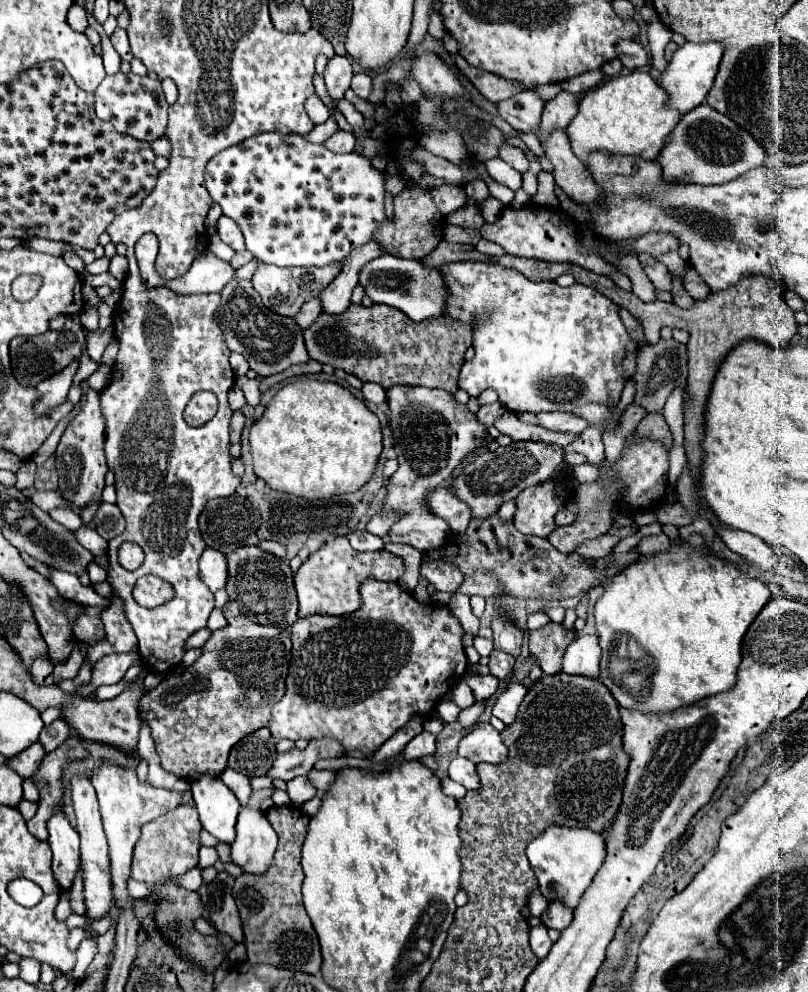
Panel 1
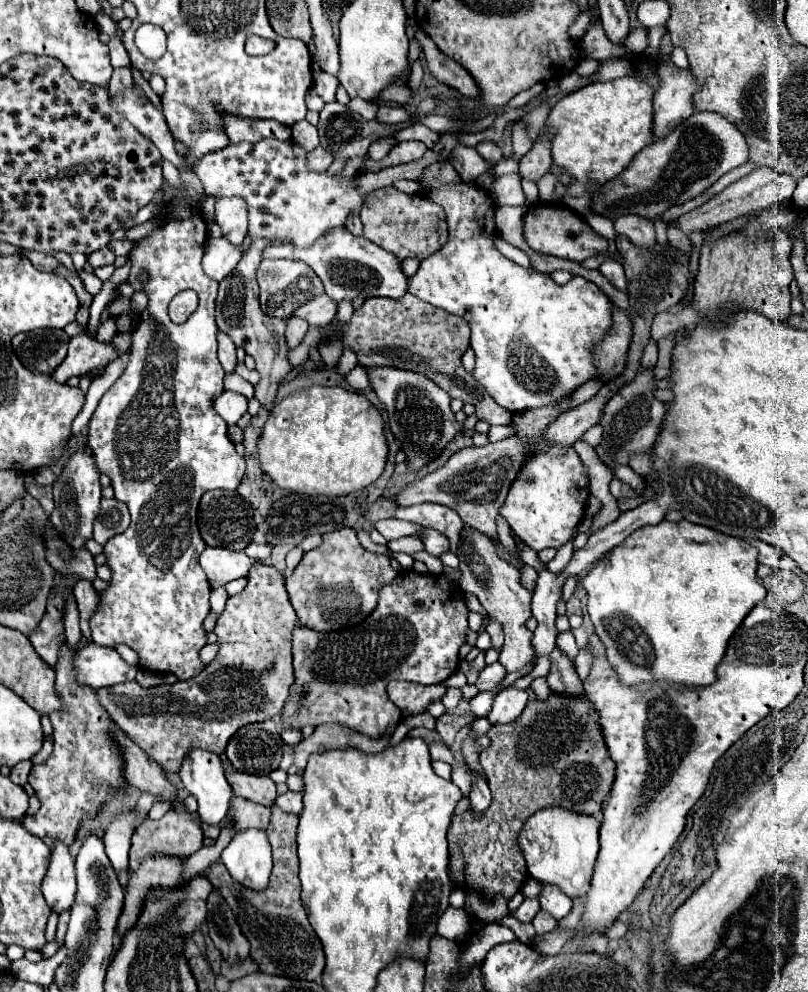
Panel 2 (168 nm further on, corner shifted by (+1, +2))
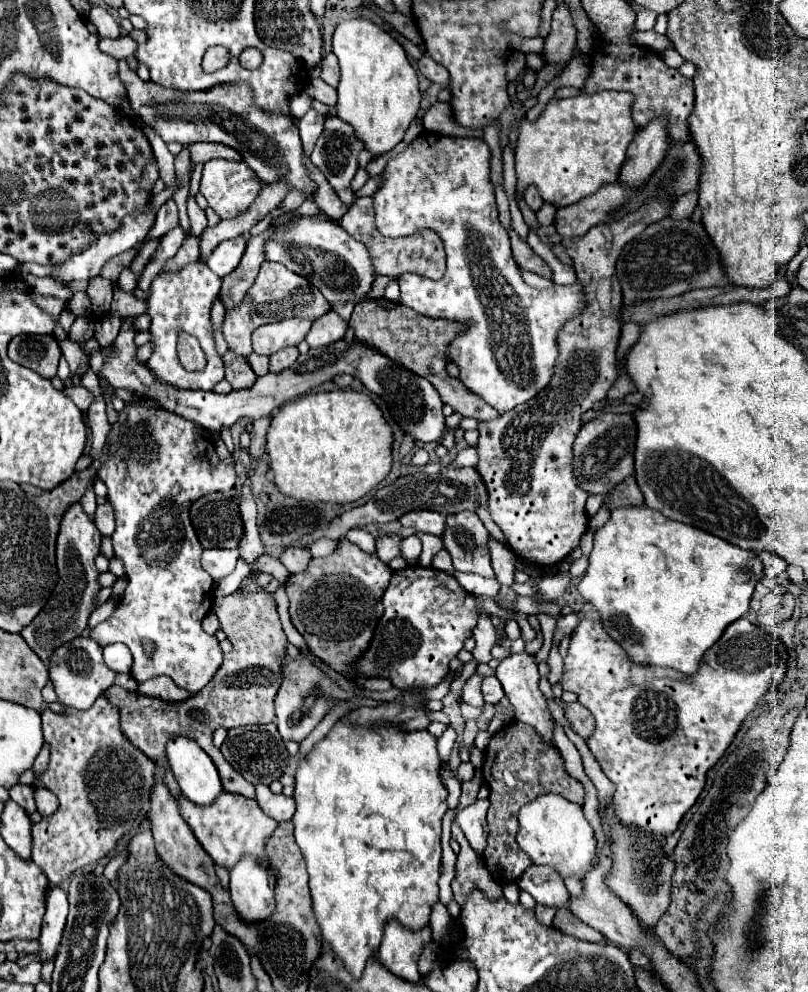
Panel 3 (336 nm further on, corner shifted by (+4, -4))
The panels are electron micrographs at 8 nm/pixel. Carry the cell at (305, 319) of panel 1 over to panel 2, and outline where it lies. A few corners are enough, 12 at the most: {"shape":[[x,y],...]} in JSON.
{"shape":[[288,319],[286,345],[288,349],[302,343],[306,331],[306,321]]}

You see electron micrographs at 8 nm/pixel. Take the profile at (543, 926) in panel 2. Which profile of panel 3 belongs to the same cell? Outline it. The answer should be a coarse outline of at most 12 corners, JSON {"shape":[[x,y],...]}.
{"shape":[[535,907],[535,917],[541,925],[551,927],[555,909]]}

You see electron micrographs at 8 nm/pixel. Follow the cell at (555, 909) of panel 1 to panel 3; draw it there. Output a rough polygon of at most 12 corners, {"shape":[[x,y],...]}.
{"shape":[[531,865],[517,881],[539,905],[563,909],[569,891],[545,865]]}

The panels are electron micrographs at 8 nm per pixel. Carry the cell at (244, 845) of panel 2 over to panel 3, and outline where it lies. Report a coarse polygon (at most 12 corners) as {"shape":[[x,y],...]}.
{"shape":[[255,855],[229,869],[231,901],[245,921],[273,913],[269,873]]}

